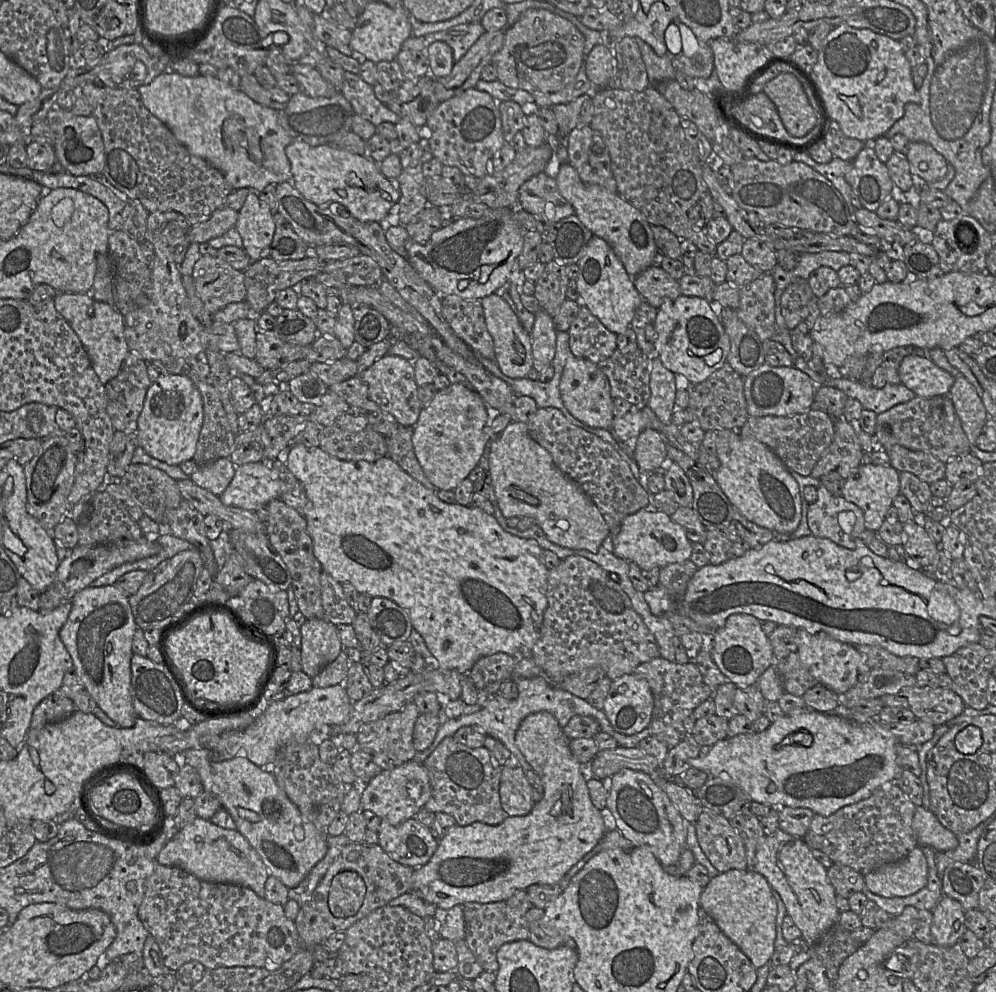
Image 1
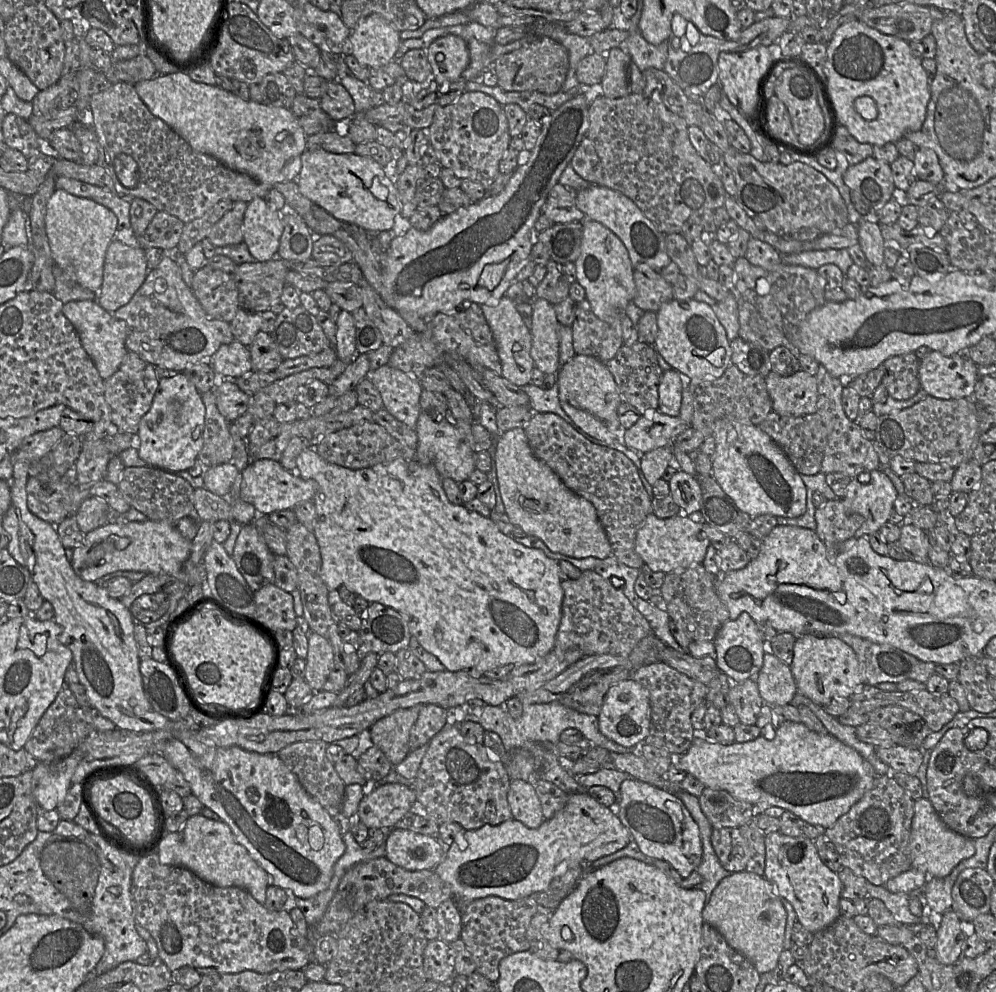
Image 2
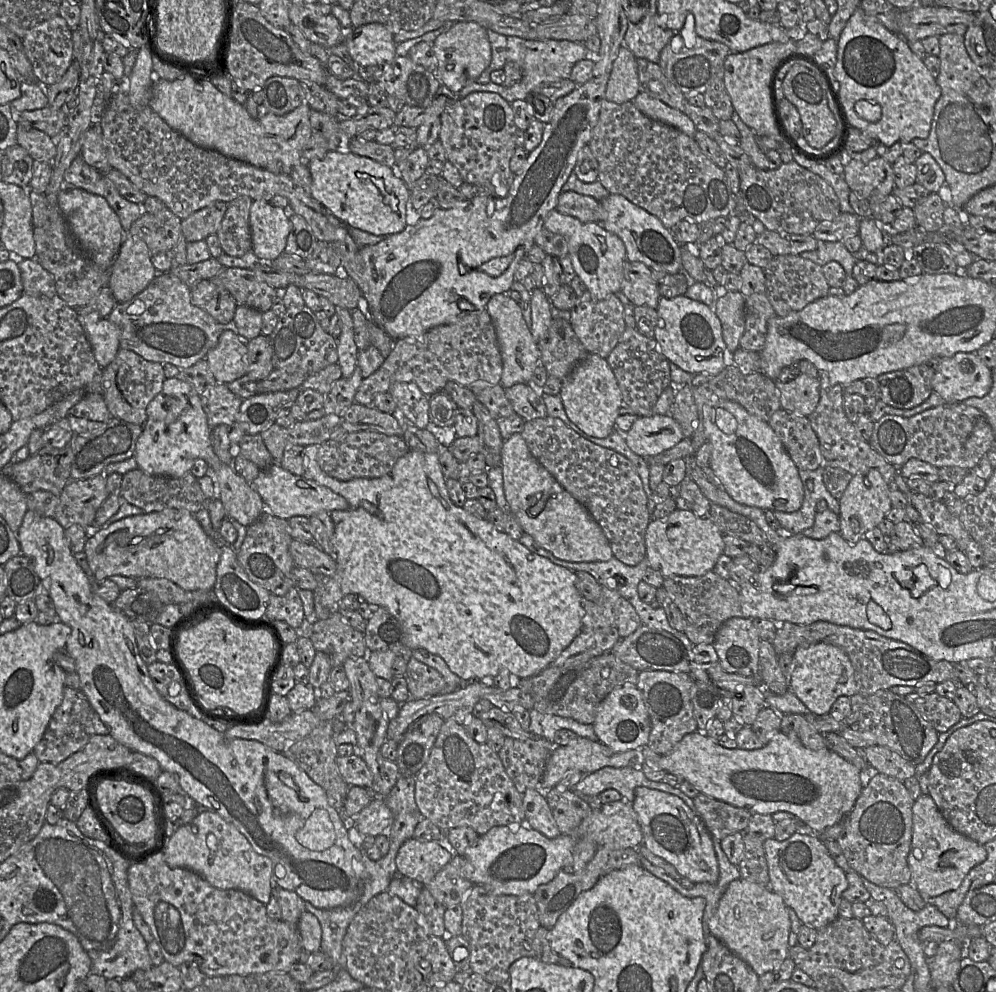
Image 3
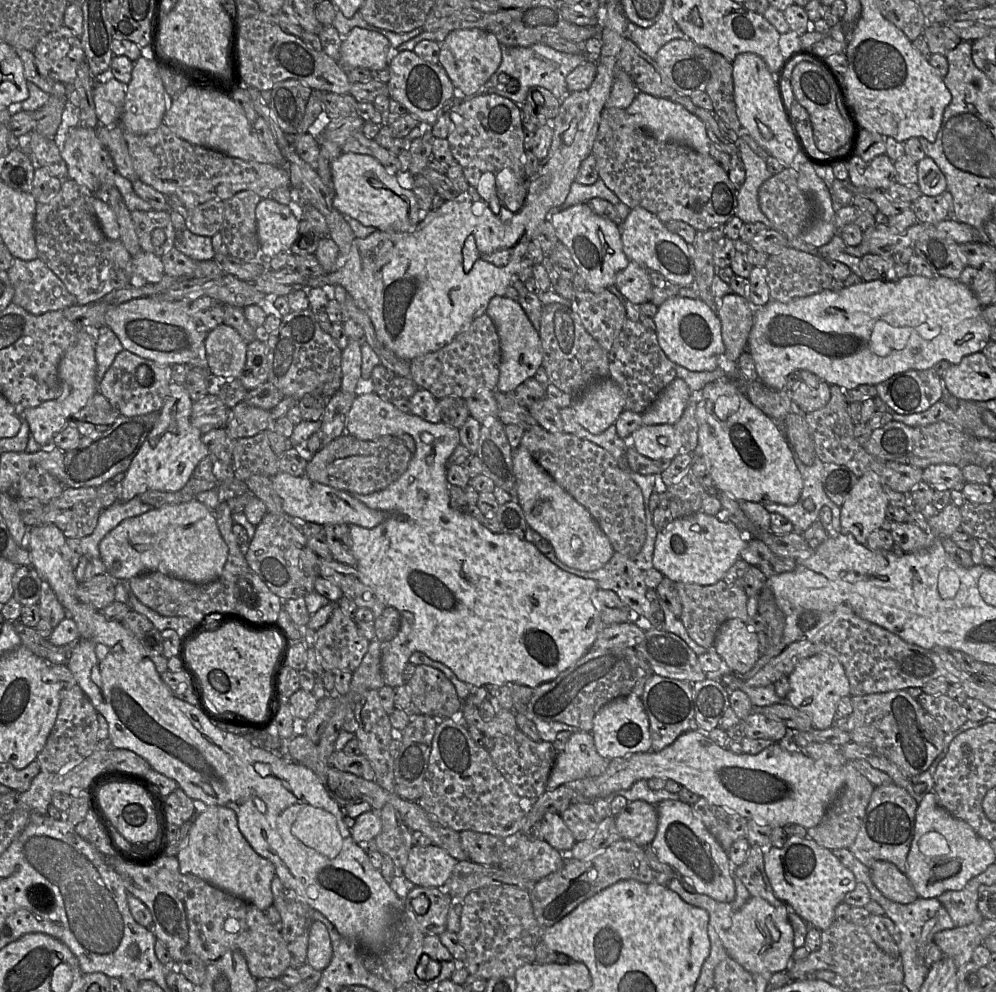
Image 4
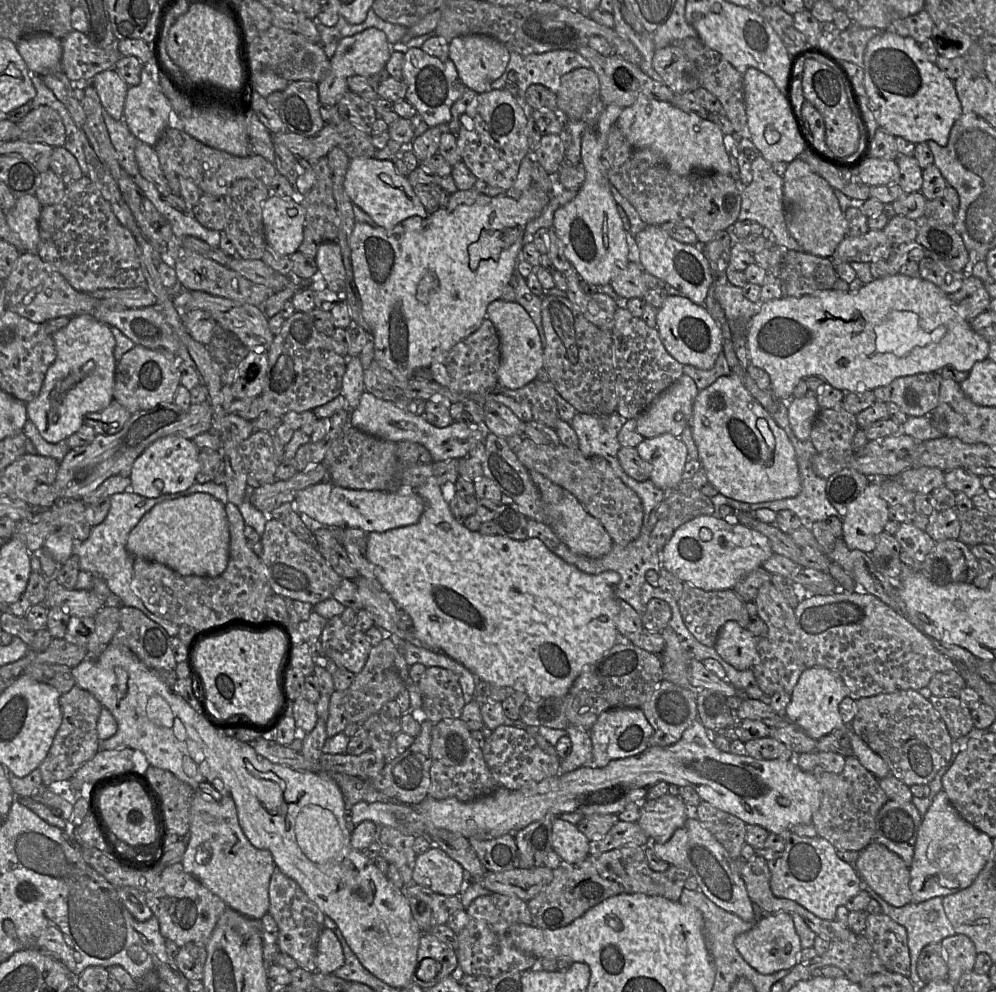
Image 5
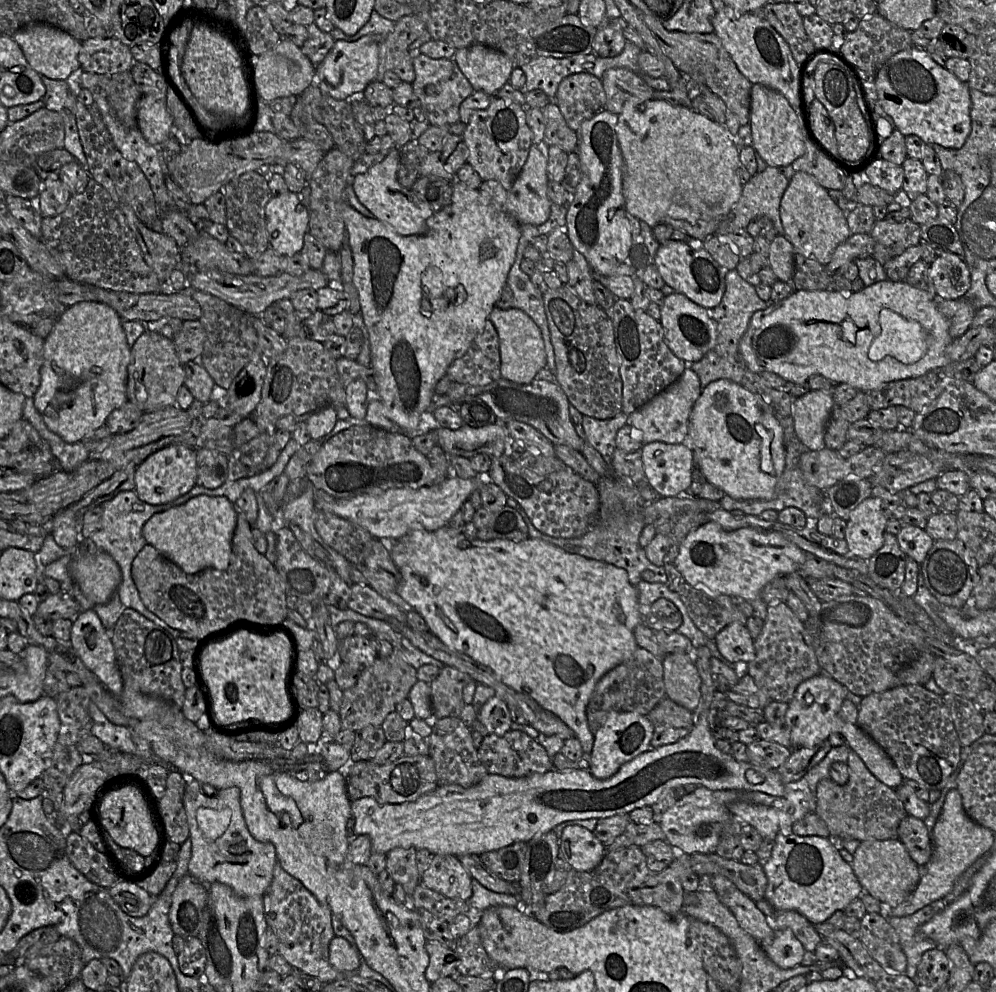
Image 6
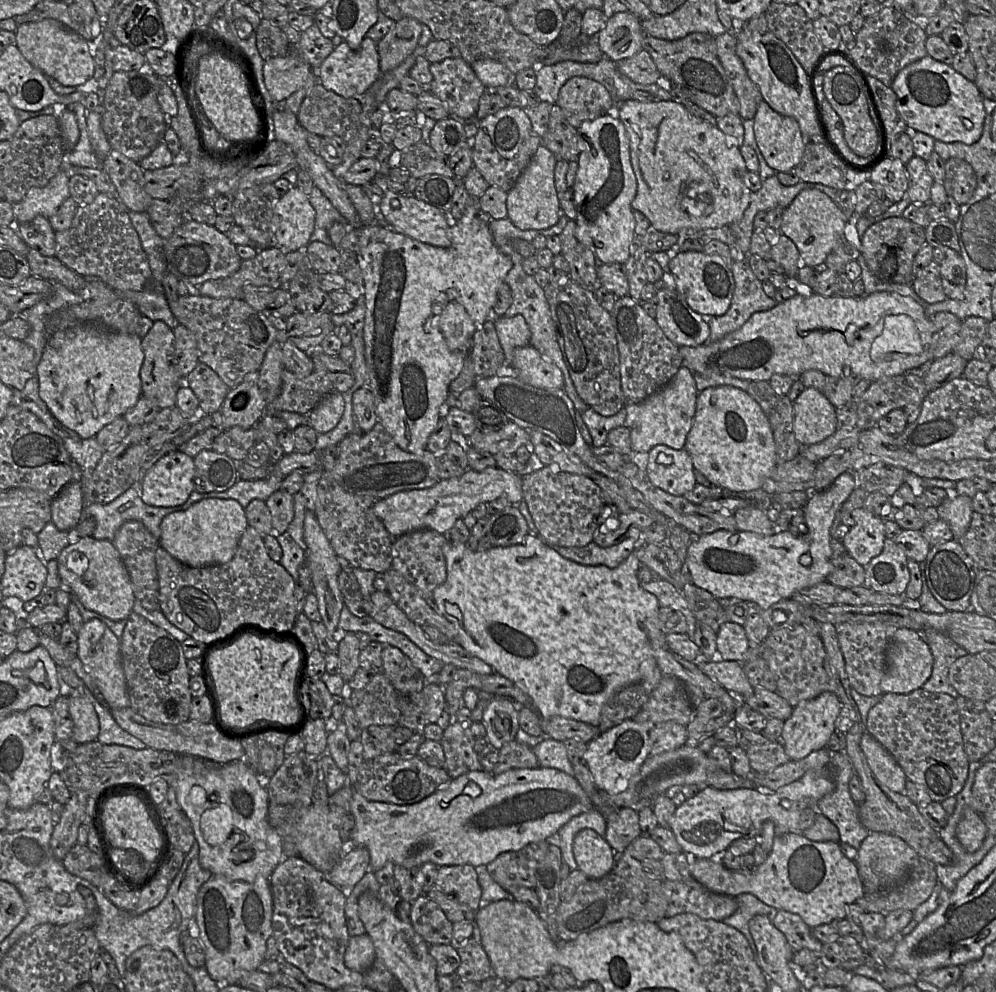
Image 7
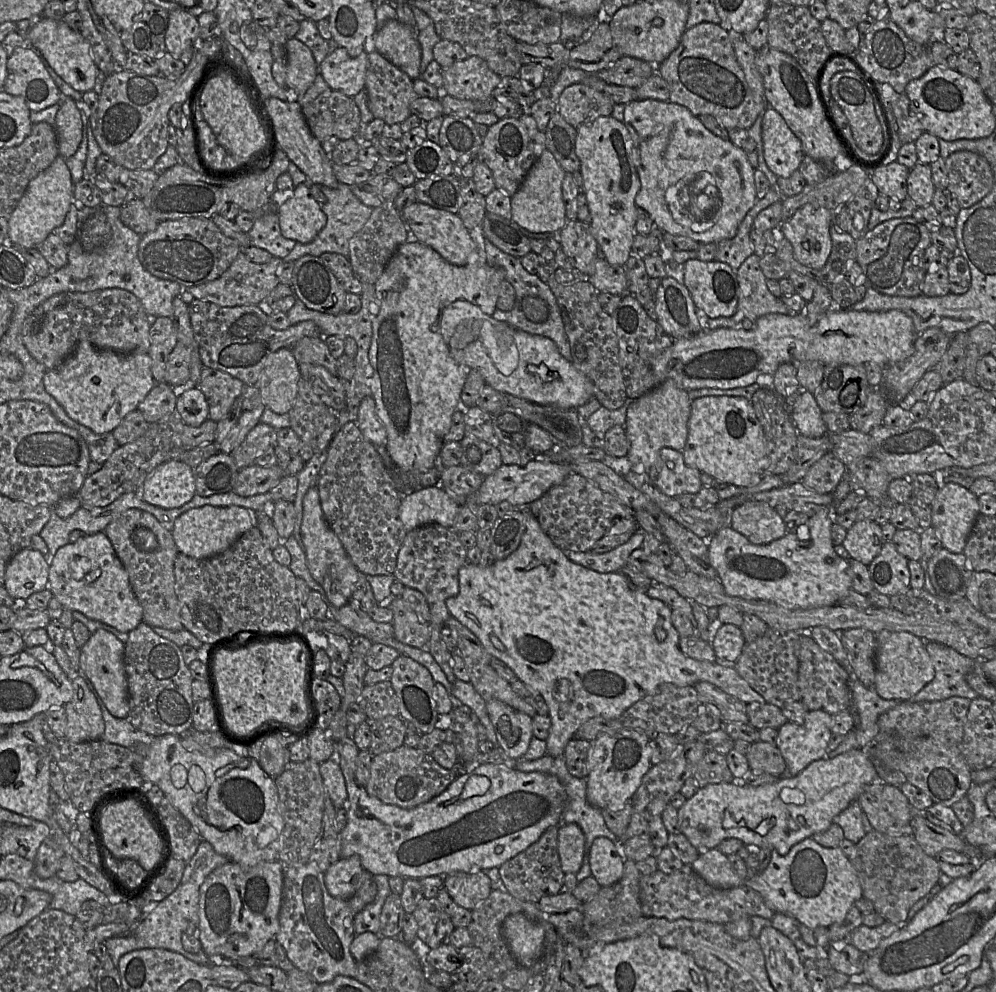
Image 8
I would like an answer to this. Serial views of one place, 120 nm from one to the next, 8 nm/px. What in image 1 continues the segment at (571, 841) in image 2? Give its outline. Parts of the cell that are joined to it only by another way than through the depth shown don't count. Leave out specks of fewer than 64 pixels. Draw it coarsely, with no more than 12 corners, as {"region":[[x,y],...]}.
{"region":[[547,711],[515,743],[543,798],[453,825],[413,872],[438,908],[558,883],[607,832]]}

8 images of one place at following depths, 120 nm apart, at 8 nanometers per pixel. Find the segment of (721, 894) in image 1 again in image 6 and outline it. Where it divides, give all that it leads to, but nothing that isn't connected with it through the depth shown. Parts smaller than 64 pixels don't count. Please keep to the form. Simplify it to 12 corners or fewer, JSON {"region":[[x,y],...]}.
{"region":[[788,928],[775,930],[763,949],[783,969],[801,965],[806,952]]}

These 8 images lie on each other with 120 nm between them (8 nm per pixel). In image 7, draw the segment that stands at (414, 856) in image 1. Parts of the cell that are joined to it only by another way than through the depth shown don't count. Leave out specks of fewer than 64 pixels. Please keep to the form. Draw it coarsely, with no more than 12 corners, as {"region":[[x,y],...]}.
{"region":[[439,866],[434,885],[474,911],[482,888],[476,867]]}

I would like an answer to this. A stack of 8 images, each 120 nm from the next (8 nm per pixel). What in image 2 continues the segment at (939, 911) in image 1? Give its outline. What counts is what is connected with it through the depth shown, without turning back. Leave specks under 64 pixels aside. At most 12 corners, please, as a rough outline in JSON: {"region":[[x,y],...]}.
{"region":[[952,910],[941,915],[936,956],[955,965],[964,953],[966,935]]}

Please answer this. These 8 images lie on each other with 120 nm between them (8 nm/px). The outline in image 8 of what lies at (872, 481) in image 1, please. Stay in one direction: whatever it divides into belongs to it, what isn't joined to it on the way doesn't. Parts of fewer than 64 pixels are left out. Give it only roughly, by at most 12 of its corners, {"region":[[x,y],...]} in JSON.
{"region":[[857,520],[842,544],[869,566],[884,543],[881,525]]}

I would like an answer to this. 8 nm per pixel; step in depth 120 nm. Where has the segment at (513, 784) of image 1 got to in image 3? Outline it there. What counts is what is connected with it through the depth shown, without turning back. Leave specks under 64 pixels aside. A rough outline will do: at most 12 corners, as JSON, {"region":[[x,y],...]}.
{"region":[[540,789],[523,793],[524,823],[550,839],[561,834]]}

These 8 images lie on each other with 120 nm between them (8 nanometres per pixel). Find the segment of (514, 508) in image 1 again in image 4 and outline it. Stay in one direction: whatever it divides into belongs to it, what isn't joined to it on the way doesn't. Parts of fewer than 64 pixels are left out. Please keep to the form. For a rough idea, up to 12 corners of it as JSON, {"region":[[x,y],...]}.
{"region":[[521,445],[515,499],[561,562],[596,571],[599,524]]}

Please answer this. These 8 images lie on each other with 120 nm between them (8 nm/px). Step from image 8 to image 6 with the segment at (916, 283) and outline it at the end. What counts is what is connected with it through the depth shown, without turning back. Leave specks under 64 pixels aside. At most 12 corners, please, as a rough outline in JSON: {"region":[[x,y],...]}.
{"region":[[876,220],[872,257],[880,264],[921,243],[921,225]]}

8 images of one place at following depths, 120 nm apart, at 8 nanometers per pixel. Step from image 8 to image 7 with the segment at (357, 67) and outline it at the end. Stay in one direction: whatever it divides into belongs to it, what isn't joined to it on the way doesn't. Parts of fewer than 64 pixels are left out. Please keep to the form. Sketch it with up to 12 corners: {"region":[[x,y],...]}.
{"region":[[343,41],[318,69],[324,88],[345,98],[380,77],[377,43]]}

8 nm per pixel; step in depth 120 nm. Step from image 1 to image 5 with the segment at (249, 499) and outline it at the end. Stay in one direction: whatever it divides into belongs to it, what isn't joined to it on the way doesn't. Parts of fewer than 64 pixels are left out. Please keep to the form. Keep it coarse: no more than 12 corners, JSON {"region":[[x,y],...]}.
{"region":[[320,482],[291,503],[329,528],[385,532],[415,524],[424,500]]}

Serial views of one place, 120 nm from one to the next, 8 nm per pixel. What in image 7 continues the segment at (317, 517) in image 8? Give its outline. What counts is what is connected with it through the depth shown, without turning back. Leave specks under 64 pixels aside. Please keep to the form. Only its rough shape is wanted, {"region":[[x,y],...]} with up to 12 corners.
{"region":[[313,511],[305,514],[306,564],[321,622],[340,636],[344,599],[337,554]]}

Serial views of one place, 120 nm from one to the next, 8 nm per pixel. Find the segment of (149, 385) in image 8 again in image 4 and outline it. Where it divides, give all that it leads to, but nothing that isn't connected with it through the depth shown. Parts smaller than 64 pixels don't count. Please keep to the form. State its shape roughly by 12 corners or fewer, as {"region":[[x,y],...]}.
{"region":[[79,329],[59,395],[22,415],[42,447],[98,392],[98,329]]}

